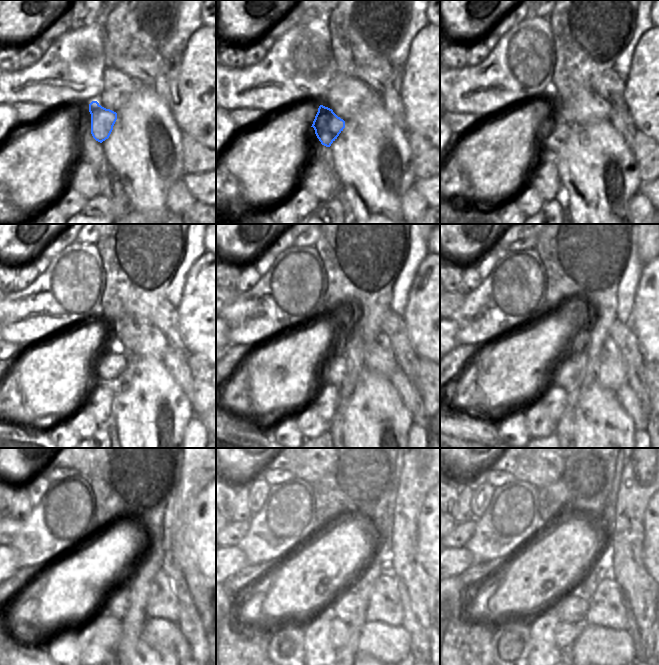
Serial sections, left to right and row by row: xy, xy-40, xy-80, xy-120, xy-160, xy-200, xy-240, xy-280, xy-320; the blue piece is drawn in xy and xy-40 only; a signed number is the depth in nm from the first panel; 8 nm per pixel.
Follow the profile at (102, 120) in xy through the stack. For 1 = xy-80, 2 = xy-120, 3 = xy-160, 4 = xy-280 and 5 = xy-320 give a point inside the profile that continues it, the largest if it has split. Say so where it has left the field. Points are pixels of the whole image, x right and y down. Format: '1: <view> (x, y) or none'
1: xy-80 (555, 131)
2: xy-120 (112, 363)
3: xy-160 (334, 367)
4: xy-280 (344, 606)
5: xy-320 (573, 608)

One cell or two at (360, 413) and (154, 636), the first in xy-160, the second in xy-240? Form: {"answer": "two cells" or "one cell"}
{"answer": "two cells"}

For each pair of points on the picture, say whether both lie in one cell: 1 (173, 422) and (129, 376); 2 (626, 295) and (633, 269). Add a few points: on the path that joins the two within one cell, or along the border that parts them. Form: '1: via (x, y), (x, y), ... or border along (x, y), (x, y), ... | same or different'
1: via (162, 411), (140, 387) | same
2: via (626, 289), (631, 275) | same

